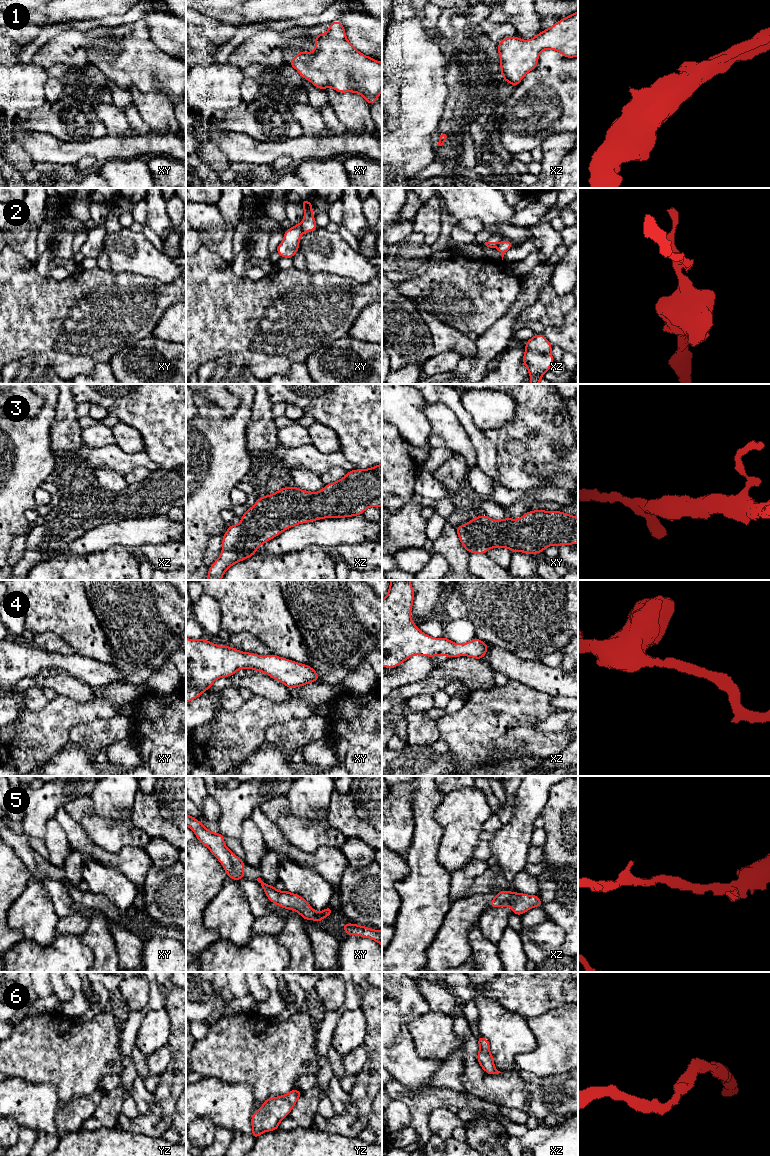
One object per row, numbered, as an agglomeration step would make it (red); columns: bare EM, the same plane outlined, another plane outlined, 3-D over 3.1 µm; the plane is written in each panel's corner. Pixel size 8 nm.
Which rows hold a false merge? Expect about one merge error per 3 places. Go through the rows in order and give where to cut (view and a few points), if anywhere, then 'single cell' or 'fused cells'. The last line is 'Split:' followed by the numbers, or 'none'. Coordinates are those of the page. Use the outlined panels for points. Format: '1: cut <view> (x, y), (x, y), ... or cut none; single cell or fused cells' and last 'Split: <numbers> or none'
1: cut none; single cell
2: cut xy (300, 224), (303, 231); fused cells
3: cut none; single cell
4: cut none; single cell
5: cut none; single cell
6: cut none; single cell
Split: 2

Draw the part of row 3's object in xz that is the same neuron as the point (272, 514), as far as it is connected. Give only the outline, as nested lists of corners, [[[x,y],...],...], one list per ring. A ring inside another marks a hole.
[[[382,463],[368,469],[354,469],[336,482],[326,484],[315,493],[297,486],[283,487],[274,494],[258,498],[237,525],[230,525],[222,538],[222,552],[208,569],[206,580],[221,580],[235,563],[255,556],[256,550],[283,531],[296,525],[324,518],[345,518],[363,515],[369,507],[382,506]]]

